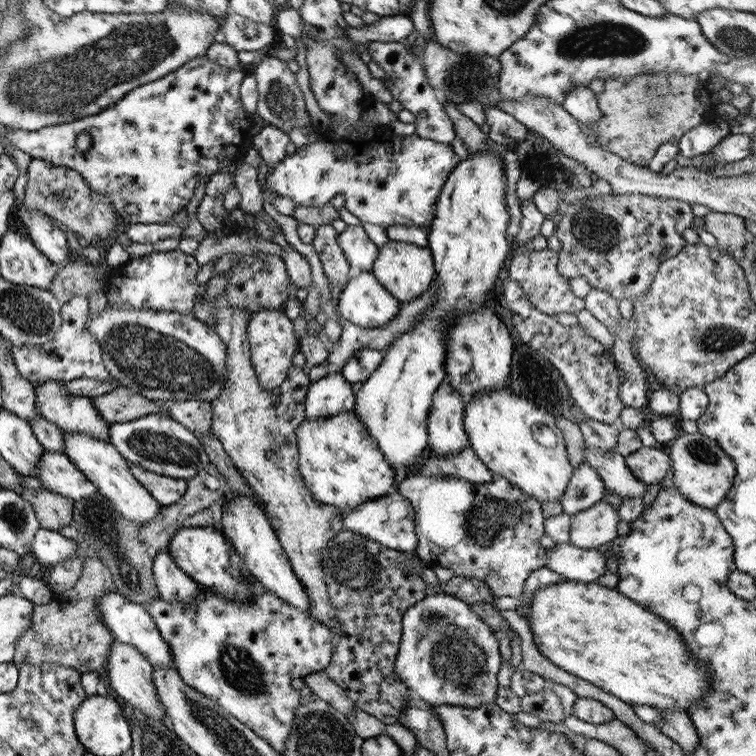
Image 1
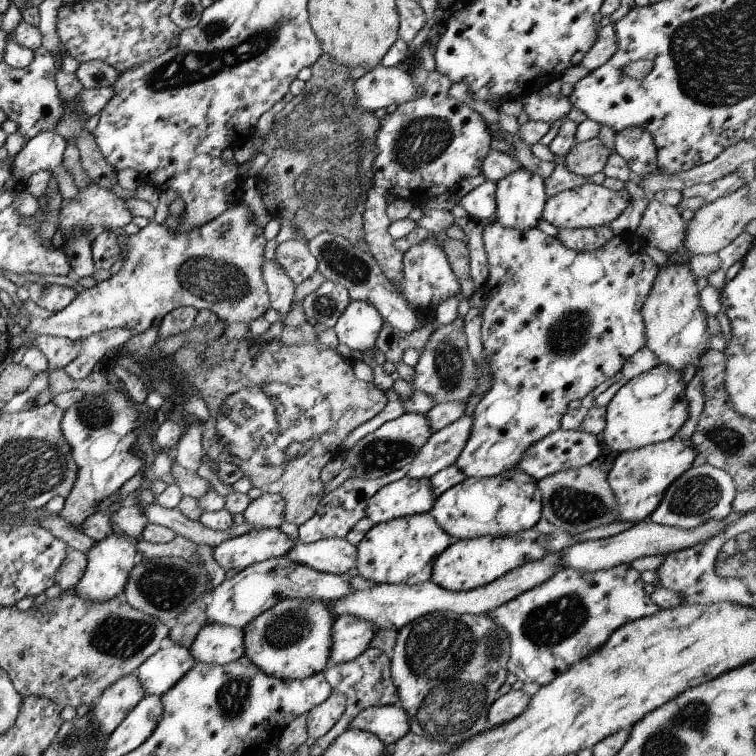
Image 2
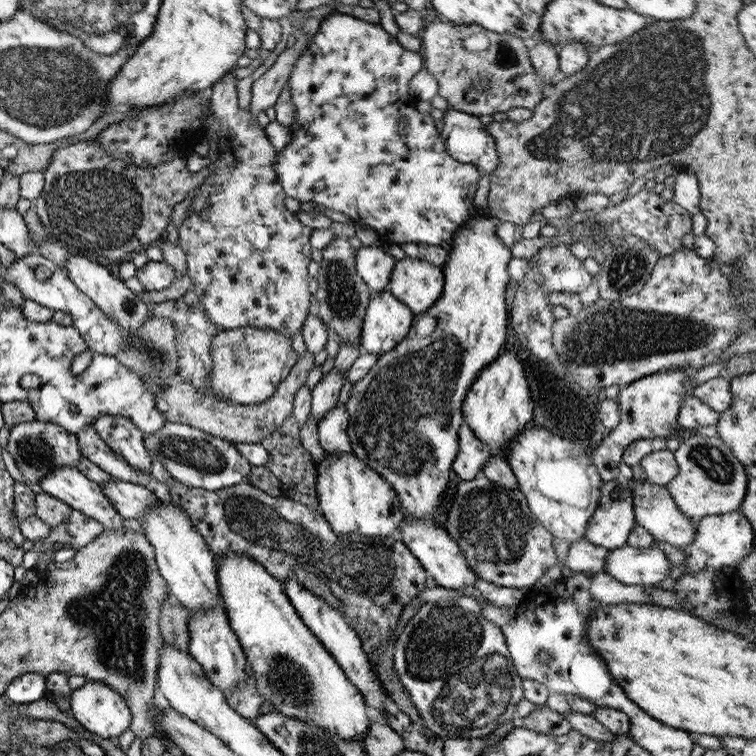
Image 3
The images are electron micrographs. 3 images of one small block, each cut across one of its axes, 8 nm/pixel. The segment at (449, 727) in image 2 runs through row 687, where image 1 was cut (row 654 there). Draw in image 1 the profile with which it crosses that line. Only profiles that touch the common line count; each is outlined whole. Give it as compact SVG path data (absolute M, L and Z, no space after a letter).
M429 594L418 600L403 612L400 620L401 634L395 656L395 674L427 704L451 704L463 708L477 708L479 704L489 704L495 698L497 680L495 676L501 666L501 656L495 633L485 621L481 621L469 605L457 595Z

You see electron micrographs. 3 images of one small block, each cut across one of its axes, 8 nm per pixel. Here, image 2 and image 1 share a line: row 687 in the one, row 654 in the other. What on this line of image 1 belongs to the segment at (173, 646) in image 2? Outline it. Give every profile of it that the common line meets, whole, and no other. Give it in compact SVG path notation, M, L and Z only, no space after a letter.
M107 592L99 598L97 609L99 609L101 621L107 625L107 629L111 631L115 640L136 648L152 667L167 666L167 668L174 668L169 645L163 641L153 619L141 604L136 604L117 592Z

